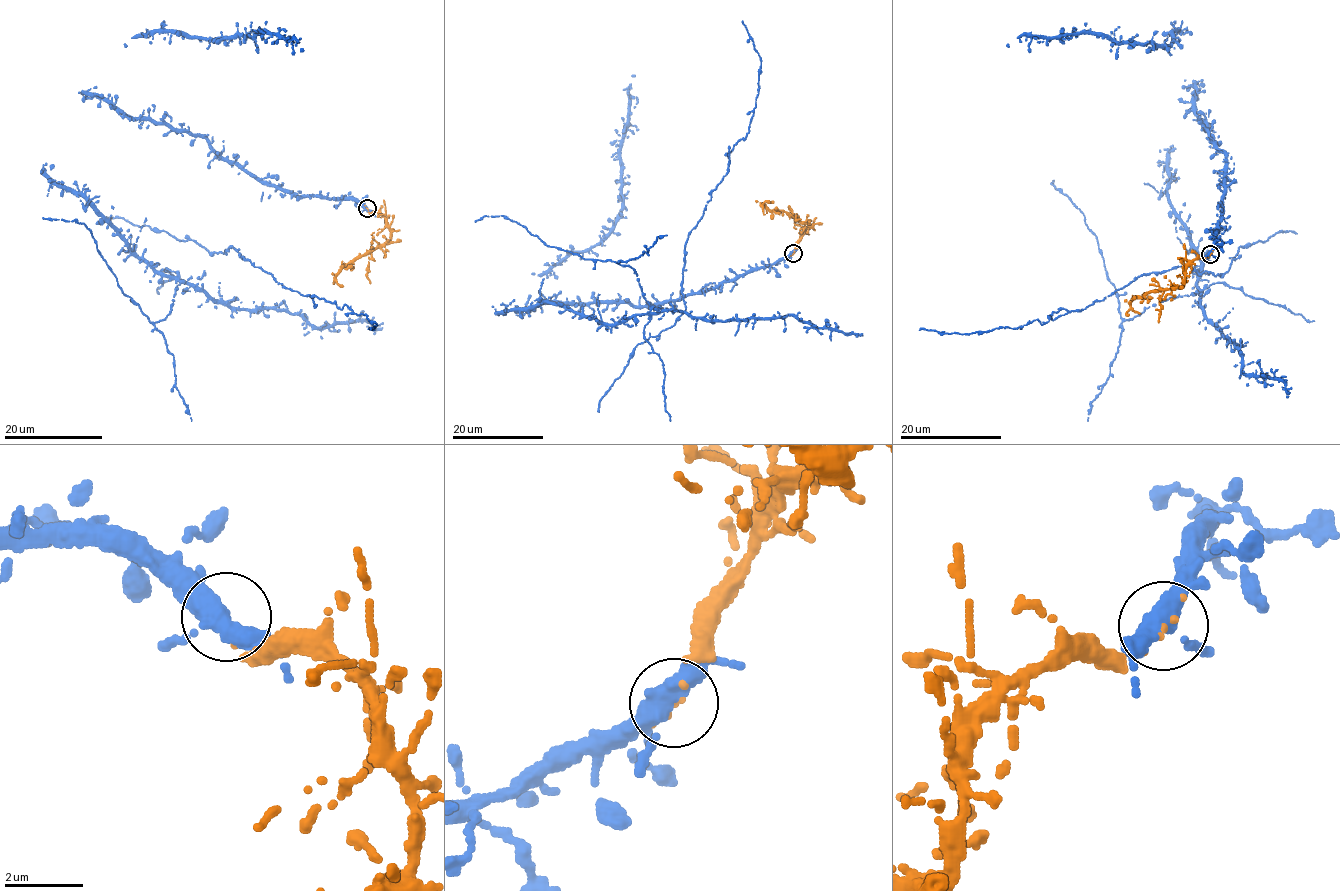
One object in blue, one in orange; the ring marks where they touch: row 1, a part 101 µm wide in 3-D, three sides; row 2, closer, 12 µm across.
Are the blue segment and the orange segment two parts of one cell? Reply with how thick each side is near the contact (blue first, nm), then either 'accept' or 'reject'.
360 nm thick on the blue side, 130 nm on the other; accept

